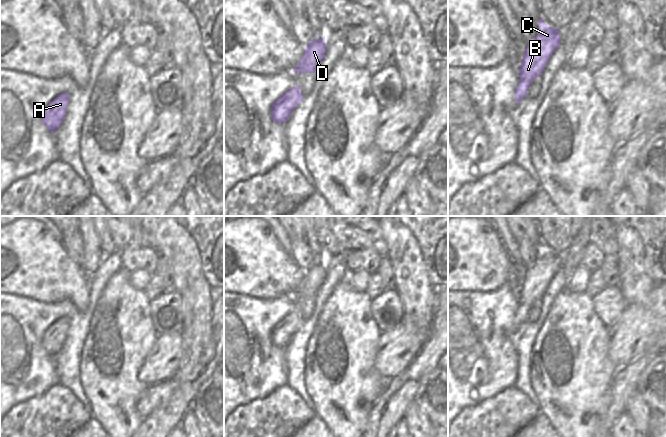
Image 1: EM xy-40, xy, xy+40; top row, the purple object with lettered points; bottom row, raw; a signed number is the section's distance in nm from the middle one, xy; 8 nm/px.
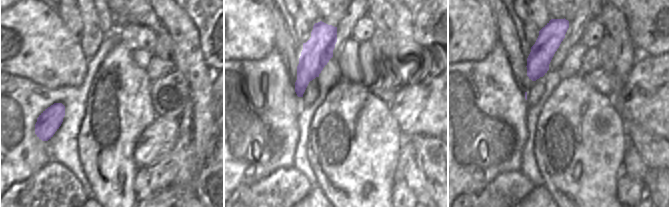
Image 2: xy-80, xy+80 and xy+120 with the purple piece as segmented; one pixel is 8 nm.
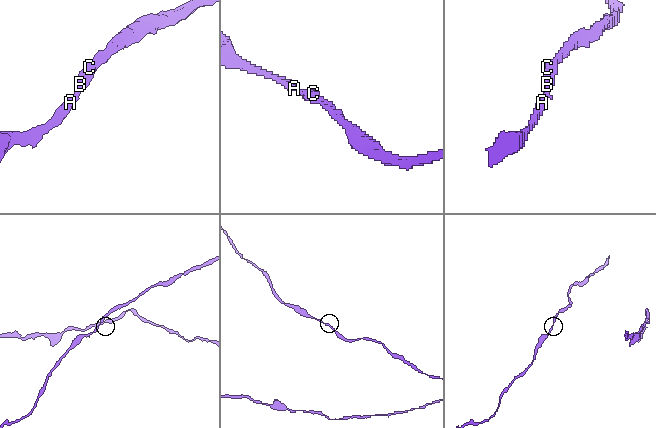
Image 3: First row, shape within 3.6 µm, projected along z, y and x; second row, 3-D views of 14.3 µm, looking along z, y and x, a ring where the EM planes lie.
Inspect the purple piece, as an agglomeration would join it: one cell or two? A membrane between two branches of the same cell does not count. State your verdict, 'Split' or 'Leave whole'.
Leave whole.

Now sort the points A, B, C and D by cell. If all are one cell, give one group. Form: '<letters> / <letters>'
A B C D

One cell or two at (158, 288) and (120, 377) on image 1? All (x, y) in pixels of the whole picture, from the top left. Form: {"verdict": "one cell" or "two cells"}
{"verdict": "two cells"}

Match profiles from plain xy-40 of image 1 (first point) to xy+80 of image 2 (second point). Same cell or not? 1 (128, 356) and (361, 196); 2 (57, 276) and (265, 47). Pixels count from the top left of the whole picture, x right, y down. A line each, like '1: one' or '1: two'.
1: one
2: one

